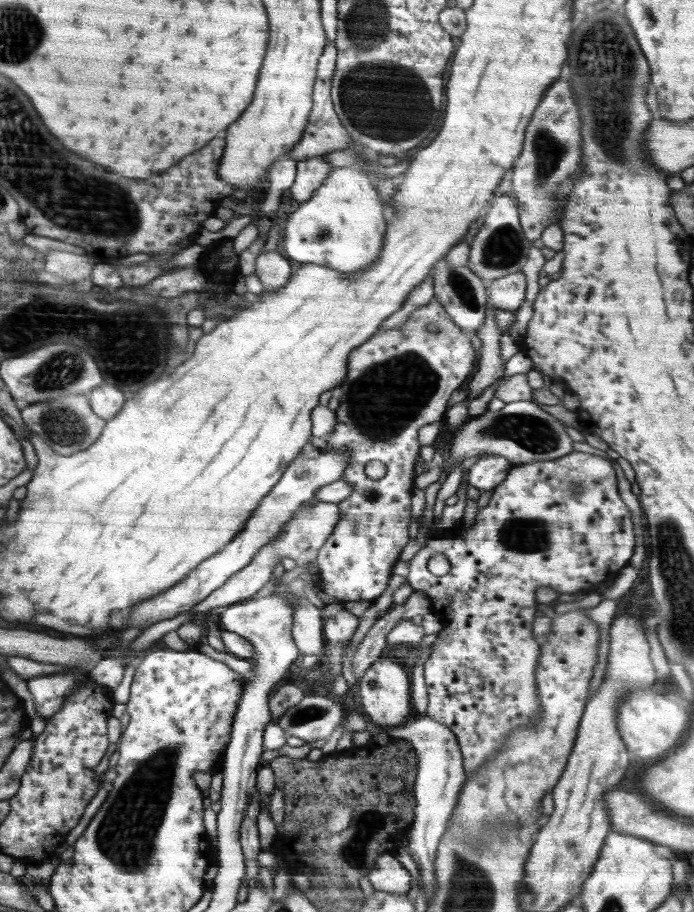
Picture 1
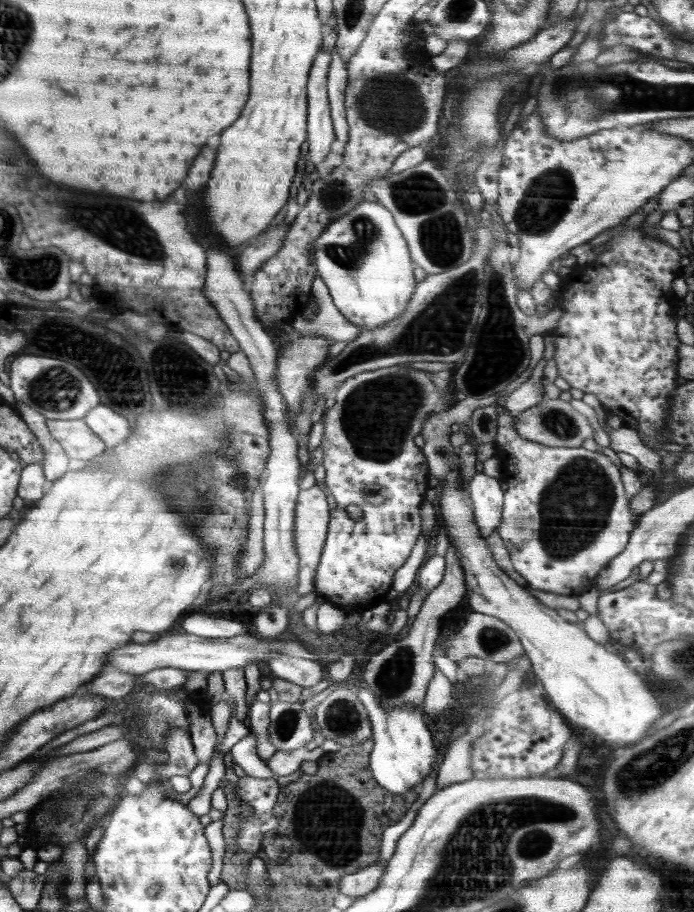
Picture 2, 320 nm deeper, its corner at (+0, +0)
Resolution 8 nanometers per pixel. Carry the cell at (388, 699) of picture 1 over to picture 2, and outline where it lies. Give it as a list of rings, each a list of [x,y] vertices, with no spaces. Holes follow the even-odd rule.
[[[357,687],[357,697],[366,707],[371,720],[374,747],[369,757],[369,765],[378,784],[394,794],[404,794],[419,786],[434,768],[436,748],[432,744],[432,734],[422,720],[422,714],[416,712],[418,708],[411,706],[393,706],[385,708],[376,698],[372,690]]]

